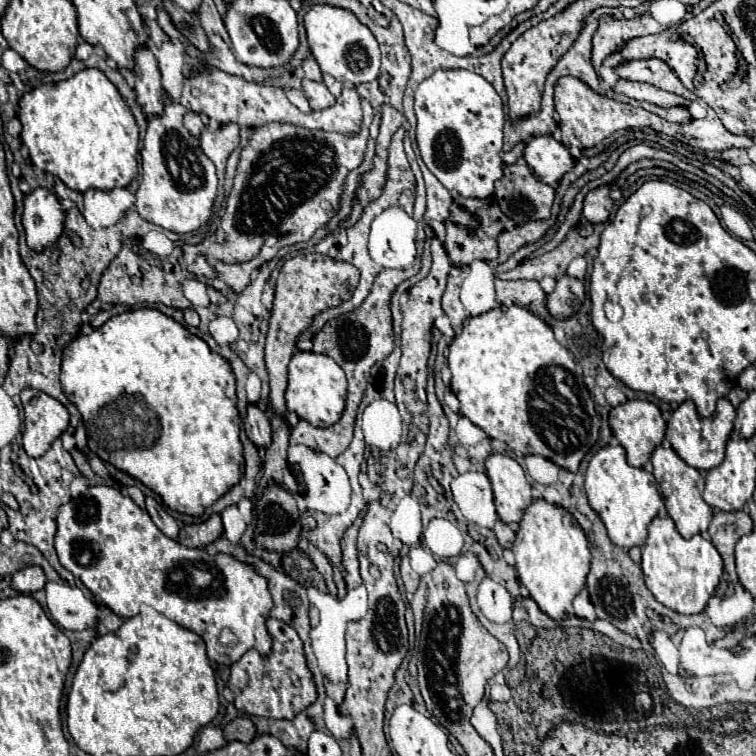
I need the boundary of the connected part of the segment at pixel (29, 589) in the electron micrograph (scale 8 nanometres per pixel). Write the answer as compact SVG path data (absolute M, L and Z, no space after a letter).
M23 567L11 577L11 587L19 593L33 593L45 587L45 575L41 567Z

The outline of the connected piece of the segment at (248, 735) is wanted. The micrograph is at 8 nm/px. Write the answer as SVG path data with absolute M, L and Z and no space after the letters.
M237 717L223 729L225 741L243 741L249 743L255 737L255 725L249 717Z

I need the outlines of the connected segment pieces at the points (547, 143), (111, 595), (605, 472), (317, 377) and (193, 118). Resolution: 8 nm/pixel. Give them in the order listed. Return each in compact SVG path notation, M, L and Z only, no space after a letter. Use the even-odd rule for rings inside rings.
M551 135L533 137L525 145L525 161L535 177L551 187L557 187L561 177L575 165L569 149L563 143L555 141Z
M89 487L83 497L73 499L71 503L73 507L67 503L57 511L55 551L61 565L81 579L83 585L97 597L97 601L107 605L113 613L129 619L139 613L141 603L147 603L177 625L197 633L205 641L209 659L225 665L235 663L235 659L239 659L251 647L261 655L271 651L271 637L263 627L265 613L271 609L271 593L267 591L267 581L257 575L251 565L239 563L231 555L217 553L211 557L205 549L187 549L179 541L167 539L155 527L147 511L139 509L131 497L119 493L113 487ZM223 629L231 629L237 635L237 643L221 645L219 633Z
M607 445L591 457L585 473L585 491L589 505L601 517L609 539L623 549L643 547L647 539L647 525L665 511L665 503L655 477L645 469L627 465L625 449L621 445Z
M295 351L289 363L289 387L285 391L289 411L297 413L299 419L311 423L313 427L329 427L341 419L345 399L347 399L345 371L331 357Z
M187 111L187 113L185 113L183 125L187 127L187 131L189 131L193 137L199 137L201 129L205 127L205 125L203 125L203 121L199 119L199 115L197 115L197 113L193 113L193 111Z

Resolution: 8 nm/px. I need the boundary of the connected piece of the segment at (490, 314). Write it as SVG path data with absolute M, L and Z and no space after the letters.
M501 305L499 309L491 309L483 315L477 315L477 317L471 317L467 319L461 335L457 335L453 339L453 343L449 345L449 357L447 357L447 365L449 365L449 371L451 371L451 391L457 395L459 399L459 413L463 417L467 417L471 423L475 423L477 427L481 427L485 431L487 437L491 439L499 439L503 443L509 445L509 449L513 449L515 453L519 455L541 455L549 461L553 461L557 467L565 469L565 471L571 471L575 473L581 459L587 455L587 451L597 443L599 439L599 425L601 425L601 419L595 411L595 403L591 399L591 393L589 389L585 387L583 383L583 375L581 371L575 367L575 361L571 357L571 353L553 337L553 329L541 321L539 317L535 317L531 311L527 311L525 307L515 307L515 305Z

